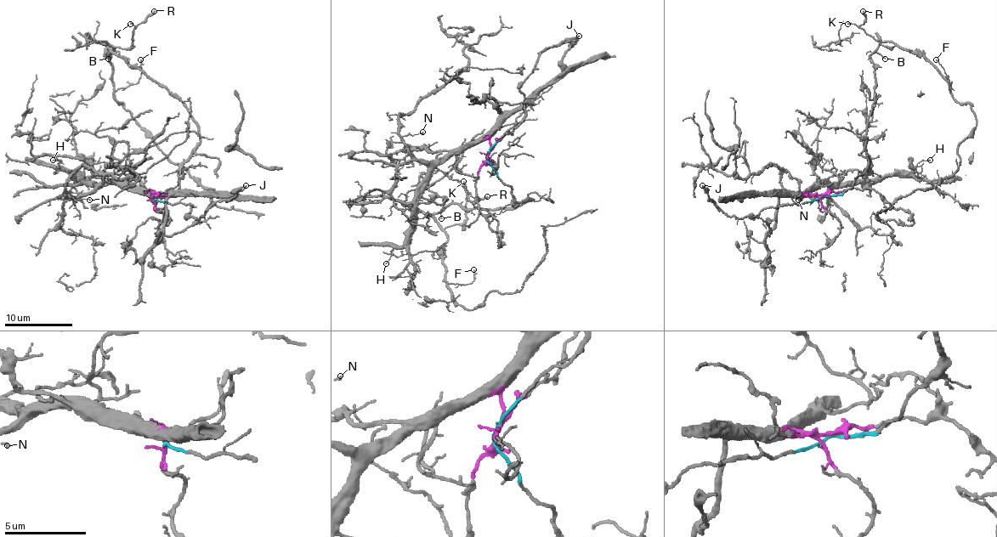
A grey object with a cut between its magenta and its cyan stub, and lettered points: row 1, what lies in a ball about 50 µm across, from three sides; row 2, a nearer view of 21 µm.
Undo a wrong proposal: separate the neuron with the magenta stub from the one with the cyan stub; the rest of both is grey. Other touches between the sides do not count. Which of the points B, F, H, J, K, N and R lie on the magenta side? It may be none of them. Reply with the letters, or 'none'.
H, N

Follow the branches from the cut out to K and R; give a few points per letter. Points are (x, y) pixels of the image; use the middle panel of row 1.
K: (488, 156), (517, 200), (532, 199), (498, 209), (447, 204), (435, 216), (444, 228), (466, 217), (464, 180)
R: (488, 156), (517, 200), (532, 199), (498, 209), (447, 204), (435, 219), (462, 223), (466, 197), (488, 195)

